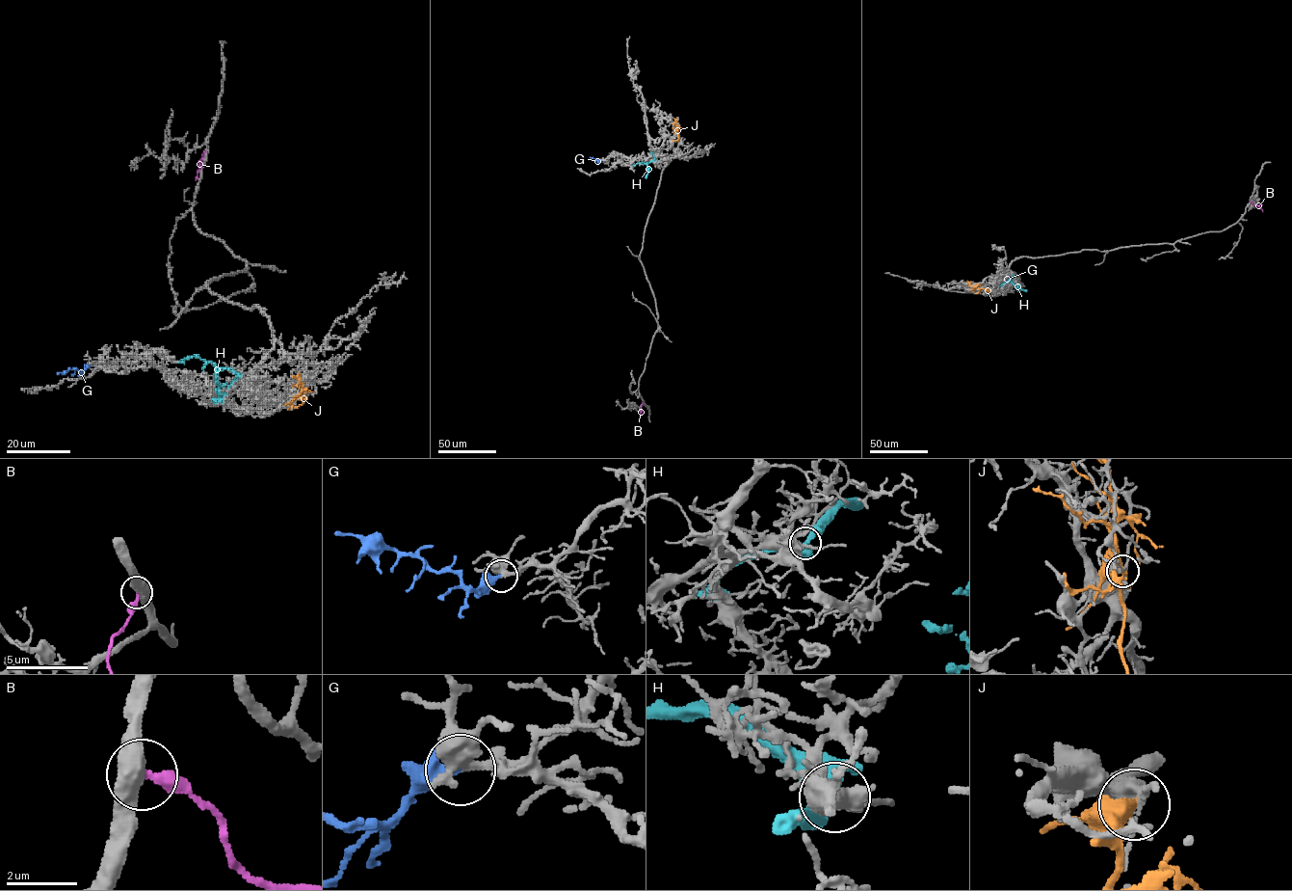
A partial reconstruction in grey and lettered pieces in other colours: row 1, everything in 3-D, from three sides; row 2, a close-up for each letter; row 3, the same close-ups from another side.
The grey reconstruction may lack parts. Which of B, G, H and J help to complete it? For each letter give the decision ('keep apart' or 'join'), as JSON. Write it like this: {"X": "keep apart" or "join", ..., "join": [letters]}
{"B": "keep apart", "G": "join", "H": "keep apart", "J": "keep apart", "join": ["G"]}

